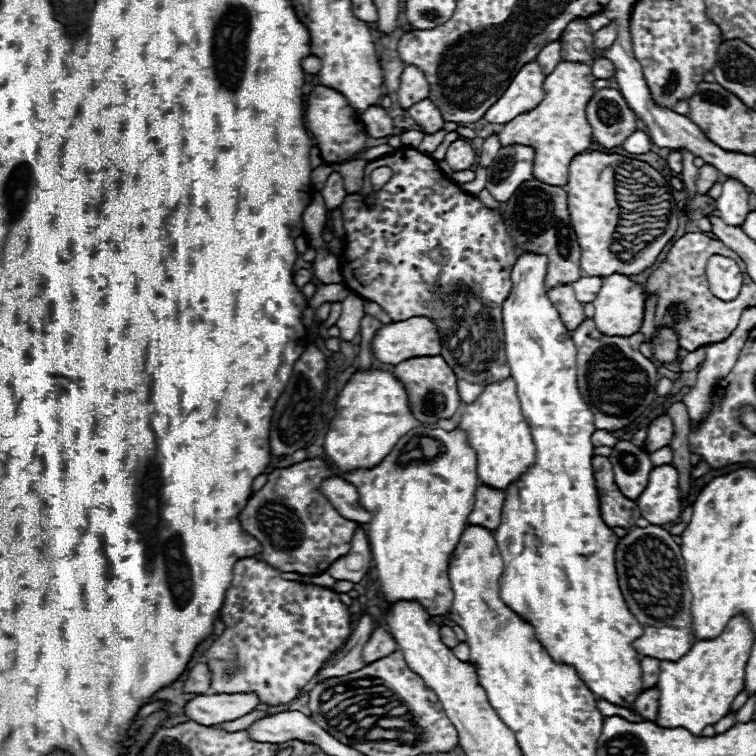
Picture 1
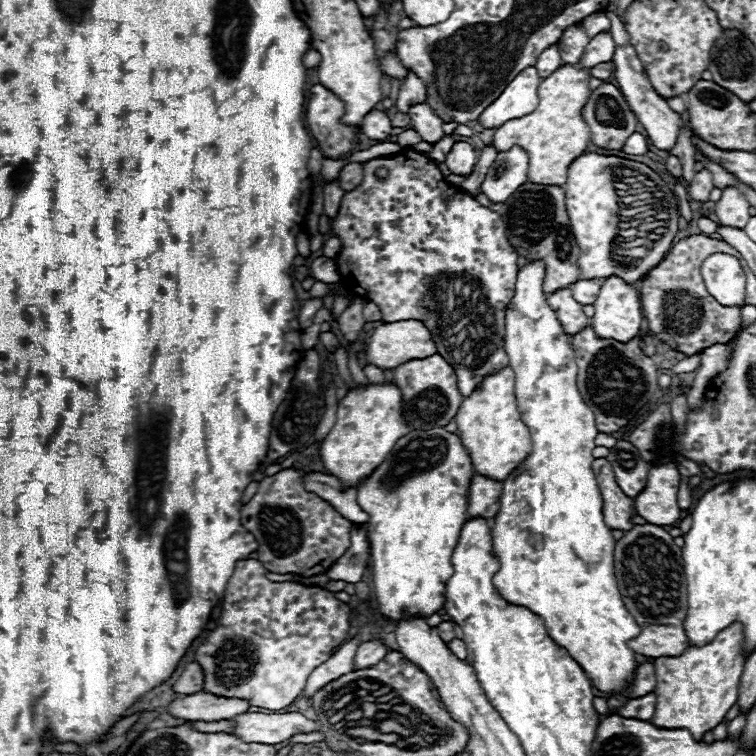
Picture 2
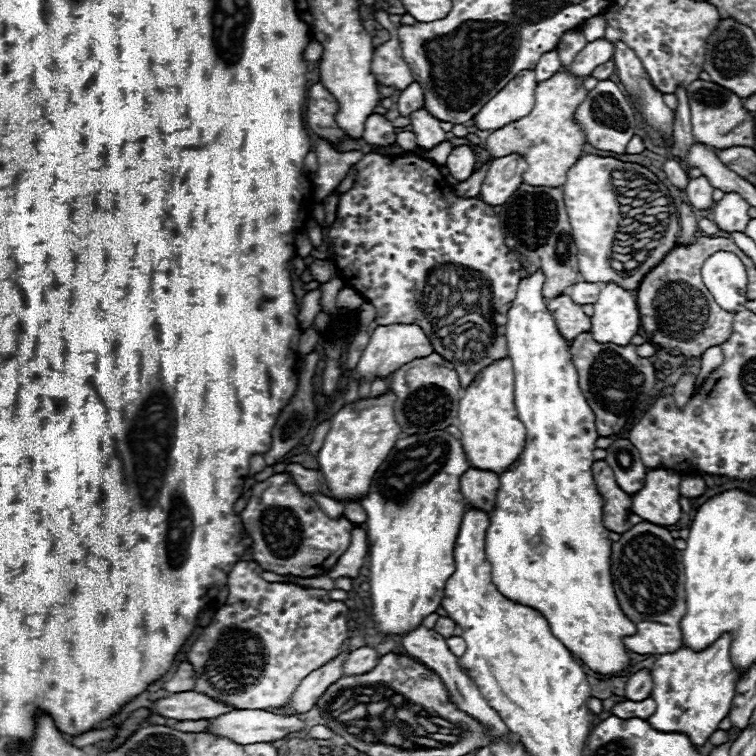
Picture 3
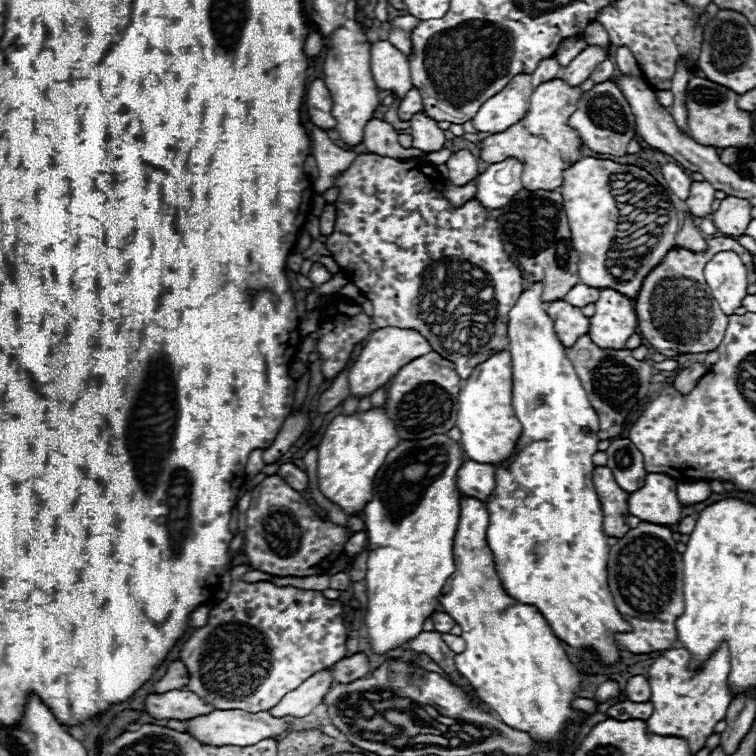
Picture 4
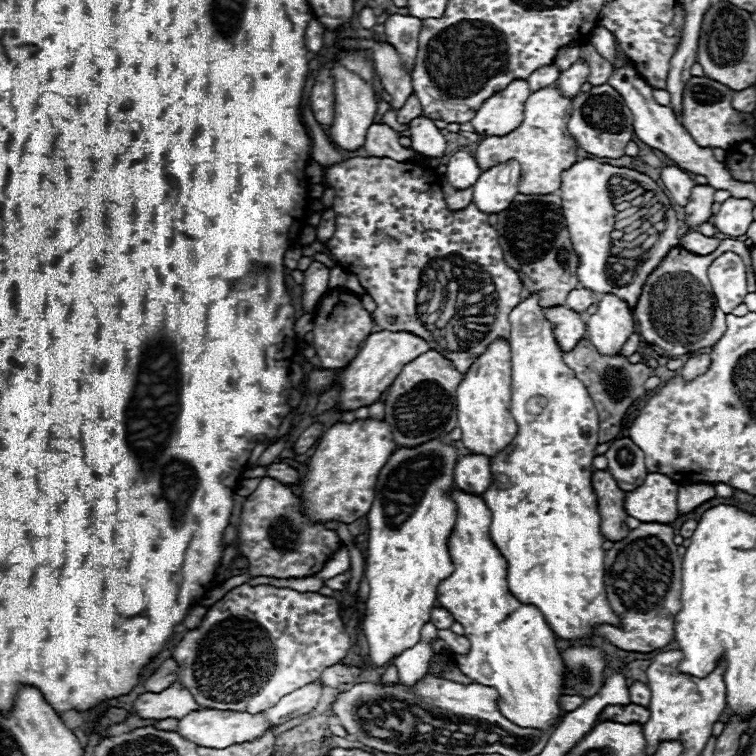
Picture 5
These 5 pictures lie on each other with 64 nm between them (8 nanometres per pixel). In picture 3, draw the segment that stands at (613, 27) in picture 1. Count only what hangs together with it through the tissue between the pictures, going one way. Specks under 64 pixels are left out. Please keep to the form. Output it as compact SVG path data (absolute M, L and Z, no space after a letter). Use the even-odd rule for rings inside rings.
M606 38L602 40L594 40L594 42L588 42L586 48L574 58L574 62L568 66L570 72L578 74L578 76L590 76L592 70L608 60L612 60L612 54L614 54L614 44Z

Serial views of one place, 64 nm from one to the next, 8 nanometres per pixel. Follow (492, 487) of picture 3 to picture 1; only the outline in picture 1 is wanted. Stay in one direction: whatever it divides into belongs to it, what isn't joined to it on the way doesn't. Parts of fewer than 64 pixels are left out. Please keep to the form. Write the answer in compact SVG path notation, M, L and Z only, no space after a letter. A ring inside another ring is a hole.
M484 484L478 486L474 510L468 516L468 524L478 524L478 526L494 532L502 518L502 506L504 506L504 492L492 490Z

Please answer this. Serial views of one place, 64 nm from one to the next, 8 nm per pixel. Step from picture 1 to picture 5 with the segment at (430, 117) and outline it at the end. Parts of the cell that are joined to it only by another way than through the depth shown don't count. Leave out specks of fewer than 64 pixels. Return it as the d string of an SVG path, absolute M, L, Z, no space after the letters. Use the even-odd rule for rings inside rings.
M416 116L410 122L410 138L412 138L412 148L424 156L438 158L446 152L446 140L440 132L440 128L434 126L434 120L426 116Z

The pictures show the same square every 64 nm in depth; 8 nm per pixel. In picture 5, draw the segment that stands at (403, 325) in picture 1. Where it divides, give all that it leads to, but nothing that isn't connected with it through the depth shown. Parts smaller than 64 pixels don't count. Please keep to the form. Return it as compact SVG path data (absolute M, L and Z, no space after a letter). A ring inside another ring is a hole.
M380 330L370 334L360 352L354 356L354 360L340 372L332 370L314 370L308 378L308 388L306 392L324 392L332 388L336 382L342 382L342 400L336 404L340 410L354 410L360 406L368 406L380 398L380 394L394 382L394 378L402 372L402 366L418 358L420 354L428 352L430 346L426 340L420 336L414 336L410 332L390 332L390 330Z

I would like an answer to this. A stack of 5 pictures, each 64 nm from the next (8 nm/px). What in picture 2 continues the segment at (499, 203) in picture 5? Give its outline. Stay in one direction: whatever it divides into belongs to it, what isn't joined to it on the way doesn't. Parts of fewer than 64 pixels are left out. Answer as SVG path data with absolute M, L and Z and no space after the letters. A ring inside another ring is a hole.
M514 146L506 152L498 152L482 182L482 192L492 202L506 202L520 184L528 182L528 168L530 156L524 148Z

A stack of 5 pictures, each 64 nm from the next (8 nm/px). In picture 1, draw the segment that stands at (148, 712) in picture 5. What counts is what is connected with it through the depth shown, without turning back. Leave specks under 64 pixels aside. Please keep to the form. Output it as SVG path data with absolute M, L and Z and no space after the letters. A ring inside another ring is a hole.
M256 692L248 694L212 694L212 696L198 696L184 706L184 714L202 724L202 726L216 726L222 722L232 722L248 712L252 712L260 704Z

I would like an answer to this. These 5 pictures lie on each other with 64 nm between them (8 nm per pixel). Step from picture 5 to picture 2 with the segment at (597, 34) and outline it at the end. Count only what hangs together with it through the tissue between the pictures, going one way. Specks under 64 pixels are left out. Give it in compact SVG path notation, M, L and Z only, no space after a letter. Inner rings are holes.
M596 12L596 14L588 16L588 18L584 18L582 20L582 26L584 26L586 34L590 38L594 38L596 34L600 34L604 30L610 30L610 20L604 16L604 12Z

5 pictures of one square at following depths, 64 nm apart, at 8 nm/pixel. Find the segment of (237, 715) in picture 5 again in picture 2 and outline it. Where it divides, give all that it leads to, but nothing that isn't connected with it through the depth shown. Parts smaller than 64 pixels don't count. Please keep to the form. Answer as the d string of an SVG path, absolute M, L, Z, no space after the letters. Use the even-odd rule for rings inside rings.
M246 712L234 718L238 722L234 734L244 742L258 744L280 744L290 740L294 734L310 734L322 730L318 722L308 720L300 712L286 714L256 714Z

